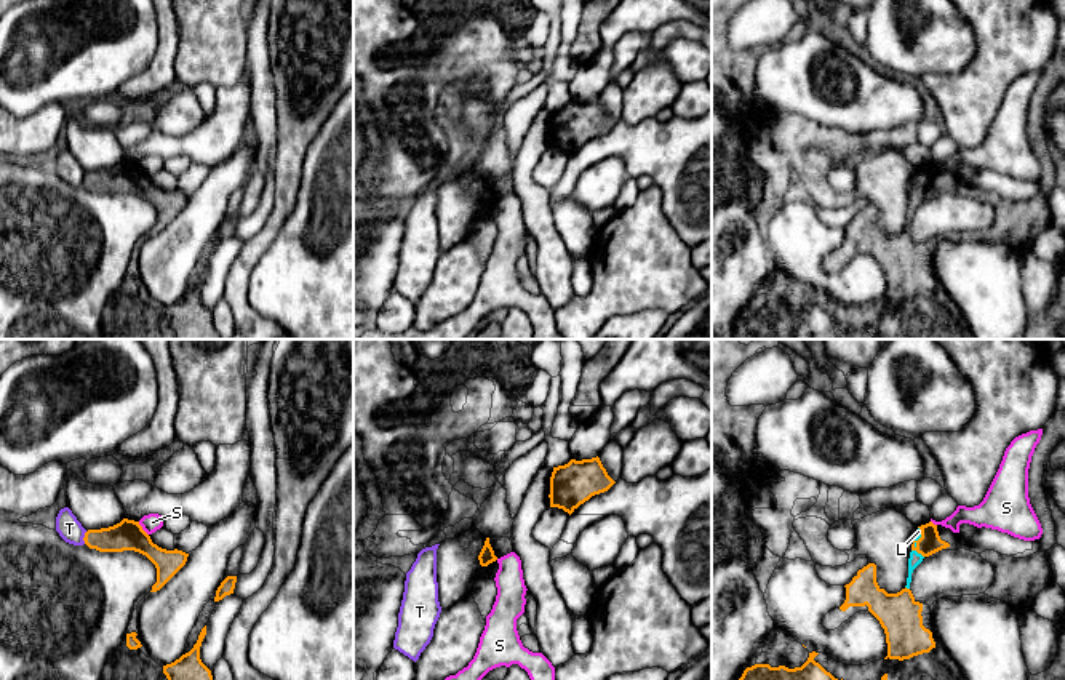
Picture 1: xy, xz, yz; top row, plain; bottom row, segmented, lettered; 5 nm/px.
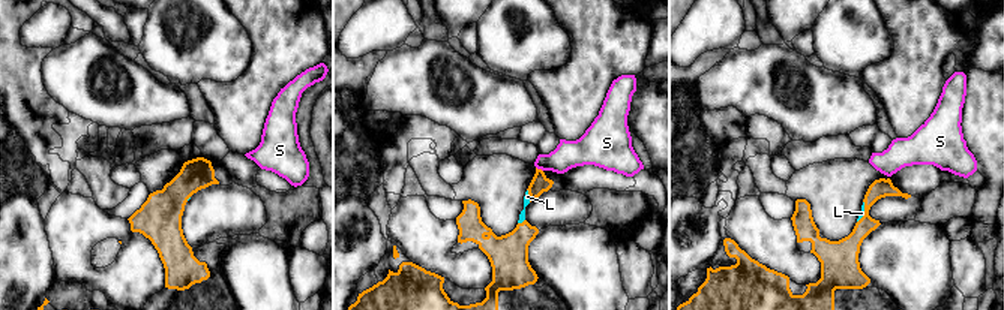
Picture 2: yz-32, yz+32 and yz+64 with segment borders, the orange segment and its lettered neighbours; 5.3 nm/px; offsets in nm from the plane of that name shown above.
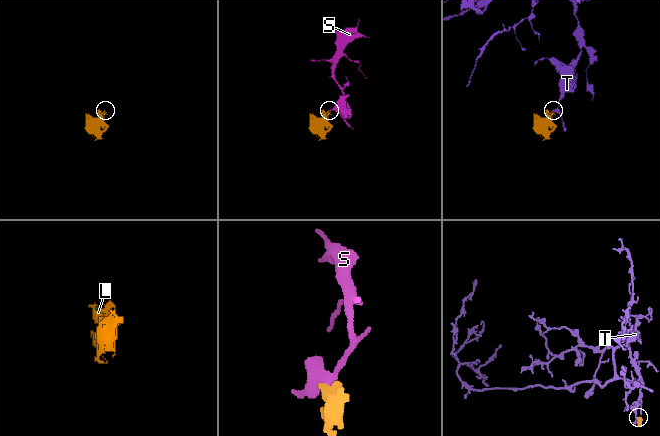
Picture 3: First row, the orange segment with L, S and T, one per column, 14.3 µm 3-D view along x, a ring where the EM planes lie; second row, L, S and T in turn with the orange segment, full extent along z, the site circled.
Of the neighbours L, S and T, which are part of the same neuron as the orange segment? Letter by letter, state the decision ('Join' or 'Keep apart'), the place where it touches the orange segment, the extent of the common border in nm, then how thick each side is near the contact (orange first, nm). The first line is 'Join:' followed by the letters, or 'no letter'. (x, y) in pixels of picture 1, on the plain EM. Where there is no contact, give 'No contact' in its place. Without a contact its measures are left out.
Join: L
L: Join. Touches orange at yz (917, 184). Shared border 160 nm. Thickness 120 nm (orange) against 30 nm
S: Keep apart. Touches orange at xy (141, 170). Shared border 90 nm. Thickness 160 nm (orange) against 90 nm
T: Keep apart. Touches orange at xy (83, 180). Shared border 70 nm. Thickness 160 nm (orange) against 120 nm

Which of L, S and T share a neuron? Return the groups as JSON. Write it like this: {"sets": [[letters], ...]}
{"sets": [["L"], ["S"], ["T"]]}

